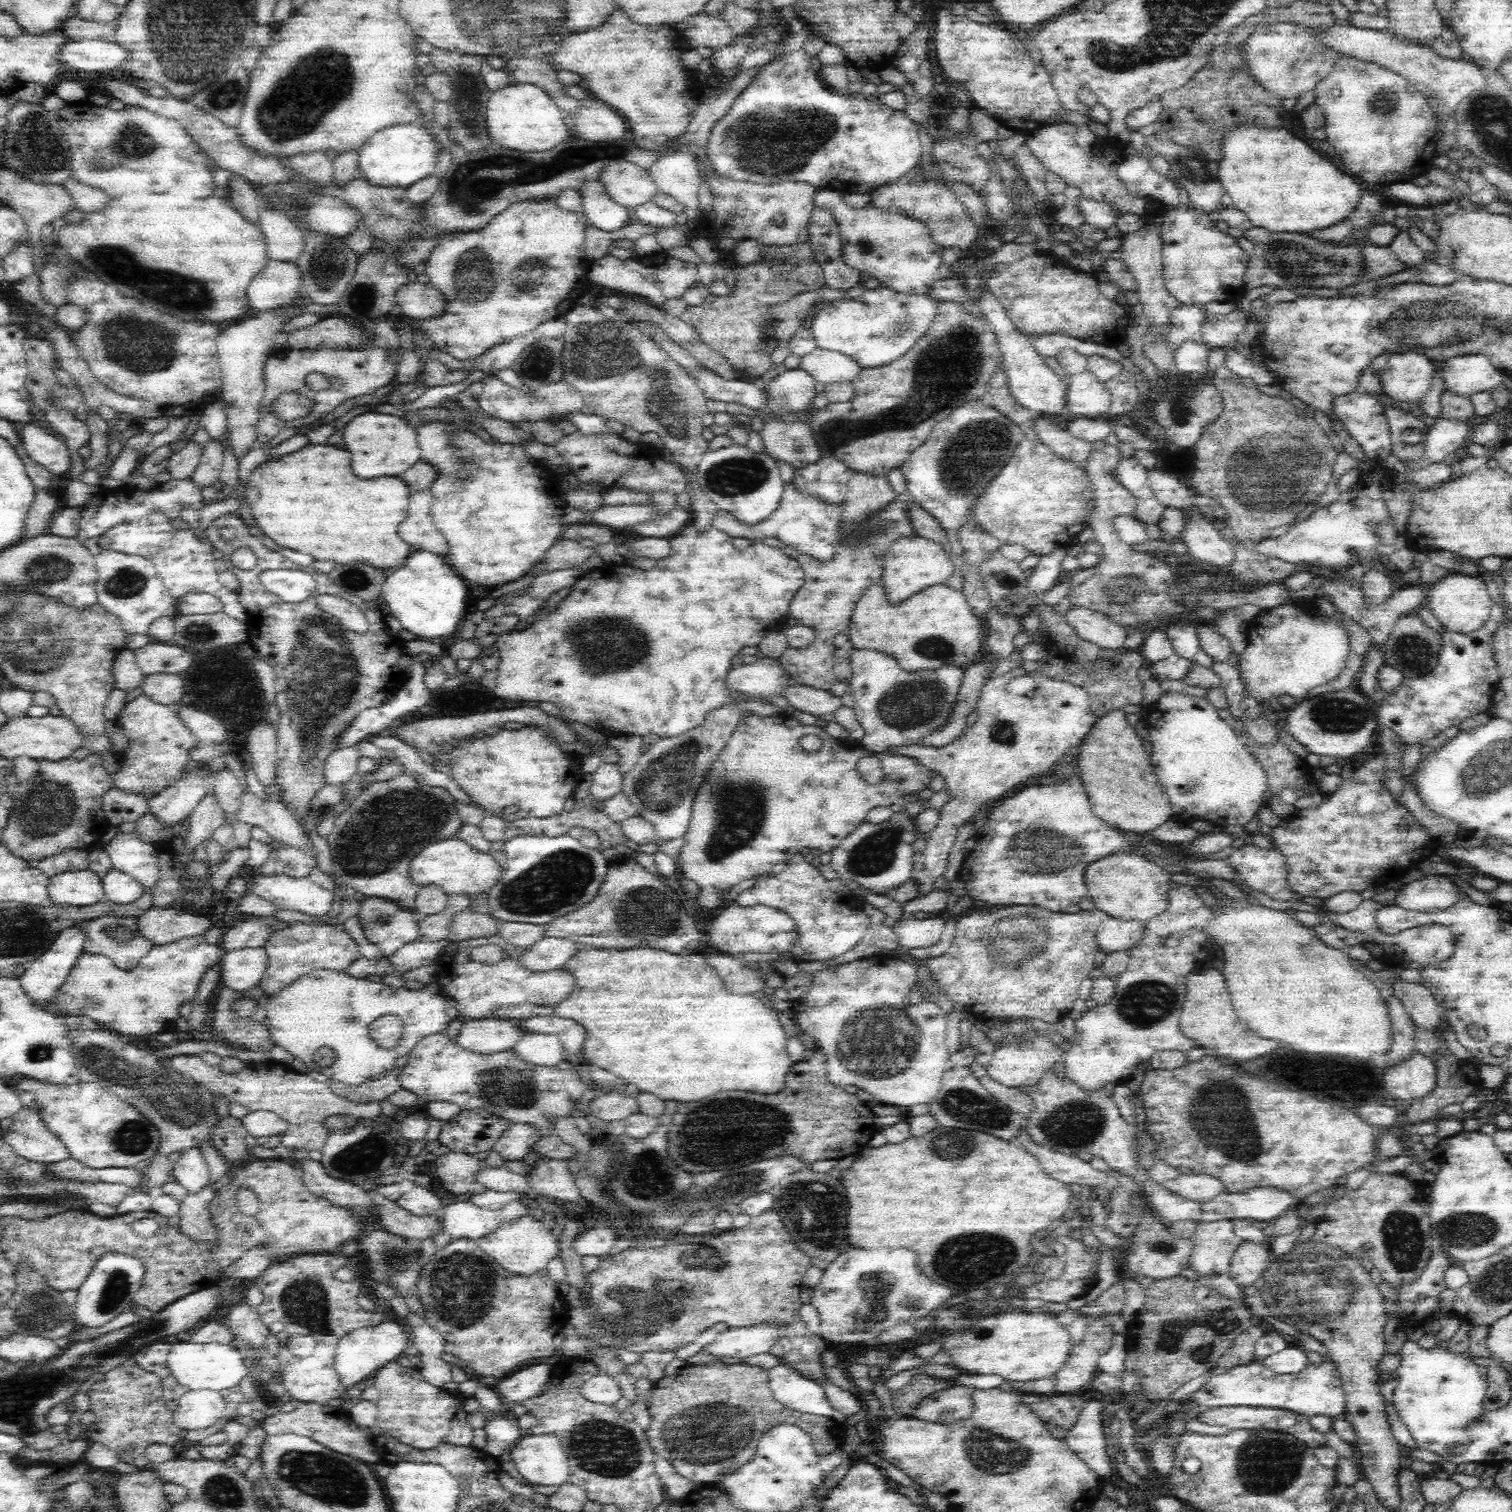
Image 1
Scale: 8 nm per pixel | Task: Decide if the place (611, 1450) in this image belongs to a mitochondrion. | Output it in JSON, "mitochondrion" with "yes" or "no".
{"mitochondrion":"yes"}

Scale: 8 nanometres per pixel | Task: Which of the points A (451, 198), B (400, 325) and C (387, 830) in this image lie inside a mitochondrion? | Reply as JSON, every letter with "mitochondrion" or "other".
{"A":"mitochondrion","B":"other","C":"mitochondrion"}

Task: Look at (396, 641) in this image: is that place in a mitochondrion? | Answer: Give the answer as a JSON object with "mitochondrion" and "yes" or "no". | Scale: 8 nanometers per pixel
{"mitochondrion":"no"}

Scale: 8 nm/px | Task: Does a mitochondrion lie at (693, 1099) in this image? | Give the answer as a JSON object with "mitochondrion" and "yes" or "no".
{"mitochondrion":"no"}

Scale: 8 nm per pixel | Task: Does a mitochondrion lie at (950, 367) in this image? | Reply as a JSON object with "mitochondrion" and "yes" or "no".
{"mitochondrion":"yes"}

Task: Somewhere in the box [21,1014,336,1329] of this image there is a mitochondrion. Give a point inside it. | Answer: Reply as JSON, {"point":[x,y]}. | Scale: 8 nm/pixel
{"point":[175,1106]}

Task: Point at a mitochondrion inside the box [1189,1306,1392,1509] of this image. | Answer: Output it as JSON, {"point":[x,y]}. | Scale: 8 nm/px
{"point":[1266,1464]}

